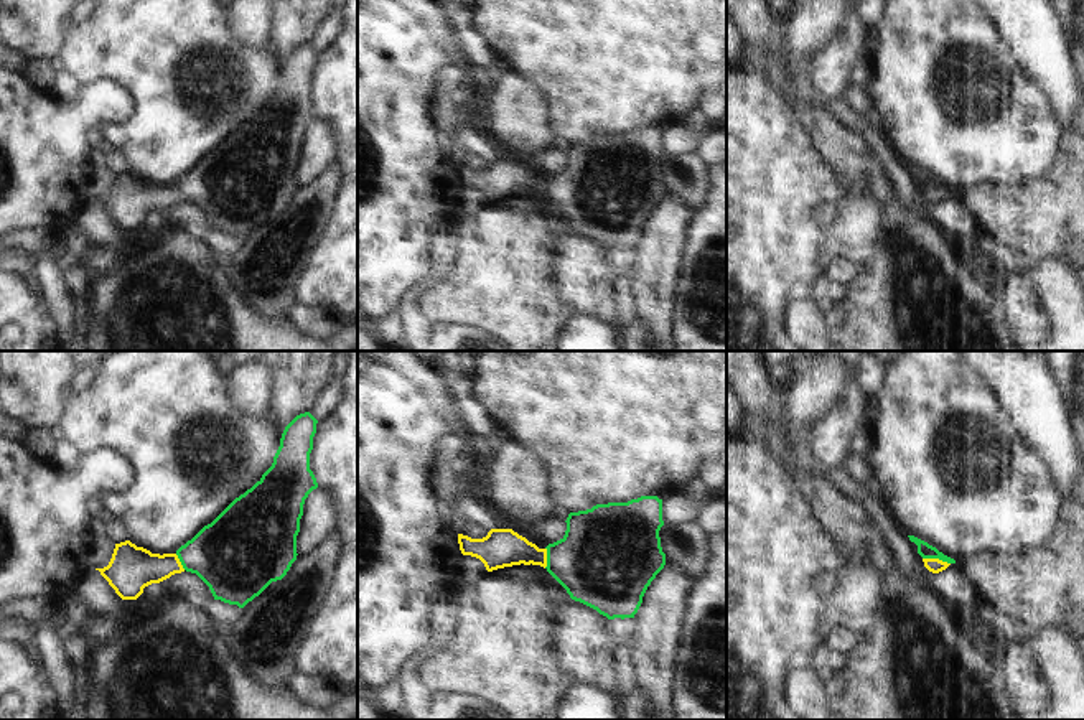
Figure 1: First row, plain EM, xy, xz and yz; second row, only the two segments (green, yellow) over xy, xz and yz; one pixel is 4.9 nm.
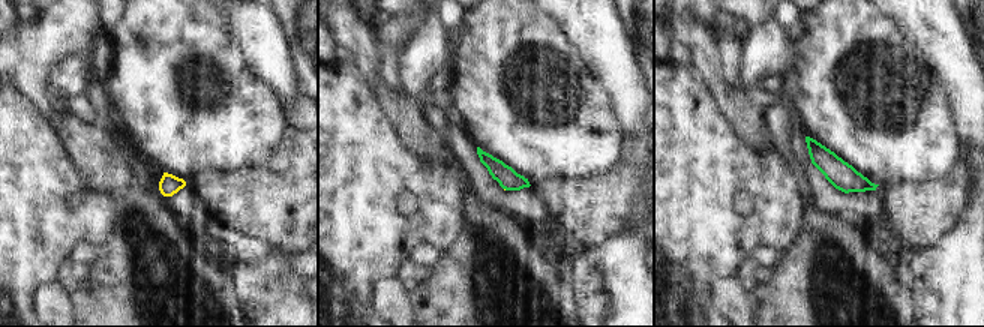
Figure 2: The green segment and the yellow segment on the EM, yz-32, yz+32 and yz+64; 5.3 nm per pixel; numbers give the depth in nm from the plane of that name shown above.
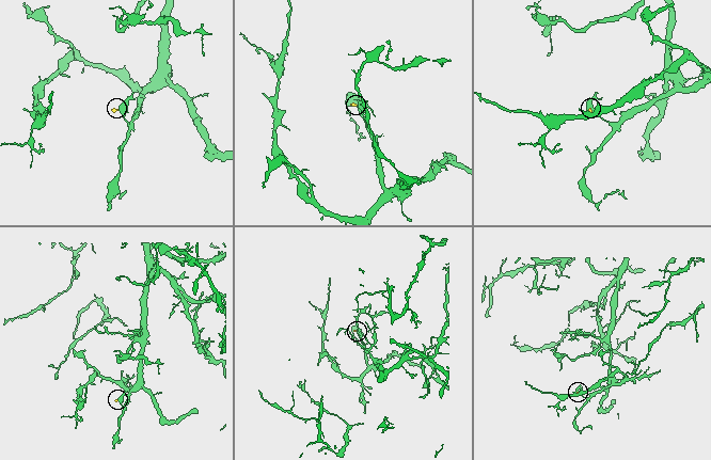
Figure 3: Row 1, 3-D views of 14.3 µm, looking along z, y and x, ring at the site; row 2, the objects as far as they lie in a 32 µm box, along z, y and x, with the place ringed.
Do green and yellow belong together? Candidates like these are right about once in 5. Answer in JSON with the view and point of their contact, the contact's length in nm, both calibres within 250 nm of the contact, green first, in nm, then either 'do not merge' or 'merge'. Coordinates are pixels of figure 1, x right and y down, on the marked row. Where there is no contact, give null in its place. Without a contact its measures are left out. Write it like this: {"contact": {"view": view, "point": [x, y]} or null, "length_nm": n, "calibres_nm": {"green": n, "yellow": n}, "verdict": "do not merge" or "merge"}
{"contact": {"view": "yz", "point": [936, 557]}, "length_nm": 140, "calibres_nm": {"green": 70, "yellow": 70}, "verdict": "merge"}

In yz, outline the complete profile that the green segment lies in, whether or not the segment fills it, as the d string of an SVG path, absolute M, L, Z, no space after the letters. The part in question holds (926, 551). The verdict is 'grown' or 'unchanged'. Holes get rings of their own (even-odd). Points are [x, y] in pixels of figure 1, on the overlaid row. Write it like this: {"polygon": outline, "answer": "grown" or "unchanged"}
{"polygon": "M908 535L908 537L911 542L918 545L918 554L923 557L924 567L929 572L939 573L946 570L951 563L956 563L954 559L944 555L942 552L939 552L936 547L929 545L927 542L914 535Z", "answer": "grown"}

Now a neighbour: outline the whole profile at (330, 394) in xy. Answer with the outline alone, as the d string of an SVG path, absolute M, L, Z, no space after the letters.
M329 381L318 394L310 414L321 420L325 418L338 404L341 397L341 381Z

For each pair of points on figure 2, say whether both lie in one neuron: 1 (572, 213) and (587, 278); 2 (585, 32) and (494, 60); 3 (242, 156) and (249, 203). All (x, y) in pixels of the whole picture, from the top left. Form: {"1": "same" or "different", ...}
{"1": "different", "2": "different", "3": "different"}

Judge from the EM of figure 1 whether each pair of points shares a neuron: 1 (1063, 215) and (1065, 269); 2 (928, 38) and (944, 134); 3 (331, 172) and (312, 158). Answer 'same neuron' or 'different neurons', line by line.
1: different neurons
2: same neuron
3: different neurons

